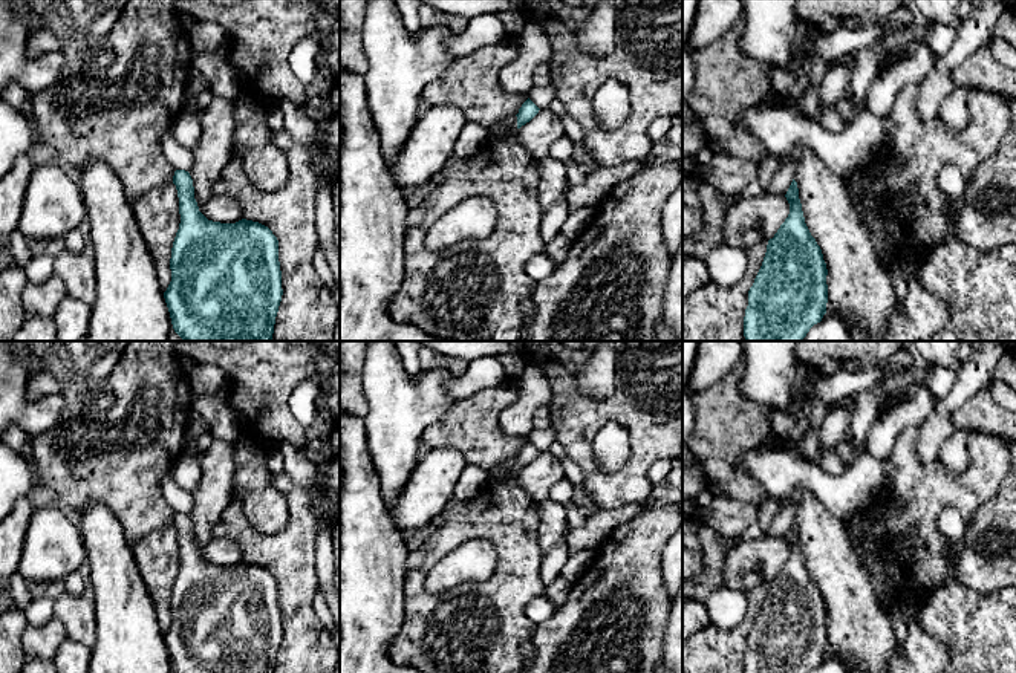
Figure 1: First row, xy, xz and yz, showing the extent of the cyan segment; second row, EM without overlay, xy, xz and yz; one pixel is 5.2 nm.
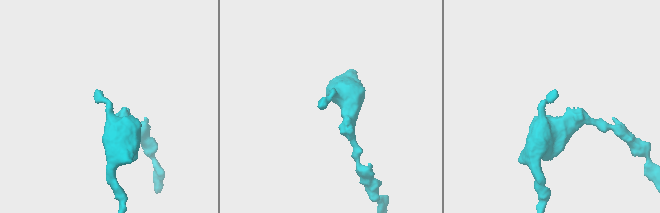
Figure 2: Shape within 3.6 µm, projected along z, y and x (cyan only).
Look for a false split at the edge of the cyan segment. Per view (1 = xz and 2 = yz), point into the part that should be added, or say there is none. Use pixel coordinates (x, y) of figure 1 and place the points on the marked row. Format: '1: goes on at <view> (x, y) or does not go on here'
1: does not go on here
2: does not go on here

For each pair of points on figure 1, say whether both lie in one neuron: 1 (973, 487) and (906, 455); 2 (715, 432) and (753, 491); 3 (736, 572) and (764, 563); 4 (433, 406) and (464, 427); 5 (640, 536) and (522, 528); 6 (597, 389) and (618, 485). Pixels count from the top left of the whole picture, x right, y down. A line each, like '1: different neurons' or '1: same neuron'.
1: same neuron
2: same neuron
3: same neuron
4: different neurons
5: different neurons
6: different neurons

